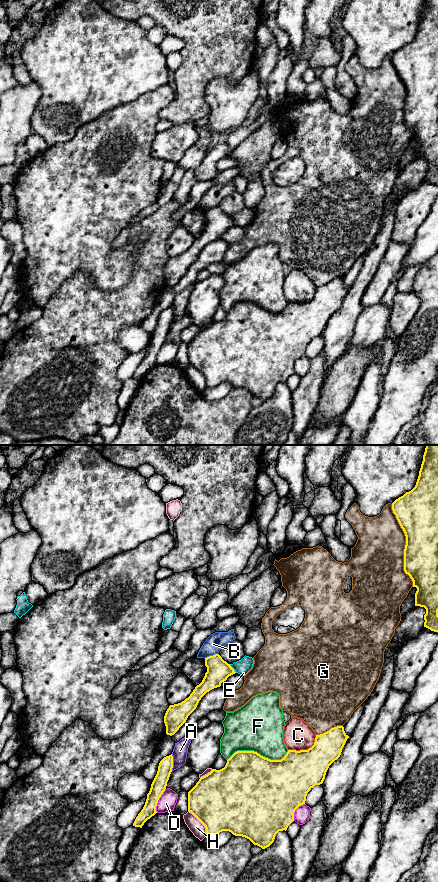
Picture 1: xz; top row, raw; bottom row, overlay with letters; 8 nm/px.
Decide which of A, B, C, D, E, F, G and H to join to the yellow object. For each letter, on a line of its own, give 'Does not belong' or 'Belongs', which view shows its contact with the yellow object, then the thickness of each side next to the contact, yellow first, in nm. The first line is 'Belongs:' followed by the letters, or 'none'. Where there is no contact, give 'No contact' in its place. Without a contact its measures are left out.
Belongs: none
A: Does not belong. Touches yellow in xz. Thickness 120 nm (yellow) against 120 nm
B: Does not belong. Touches yellow in xz. Thickness 190 nm (yellow) against 140 nm
C: Does not belong. Touches yellow in xz. Thickness 340 nm (yellow) against 240 nm
D: Does not belong. Touches yellow in xz. Thickness 120 nm (yellow) against 140 nm
E: Does not belong. Touches yellow in xz. Thickness 190 nm (yellow) against 120 nm
F: Does not belong. Touches yellow in xz. Thickness 500 nm (yellow) against 400 nm
G: Does not belong. Touches yellow in xz. Thickness 320 nm (yellow) against 420 nm
H: Does not belong. Touches yellow in xz. Thickness 500 nm (yellow) against 110 nm

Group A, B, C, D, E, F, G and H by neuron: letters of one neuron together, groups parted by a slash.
A / B / C / D / E / F / G / H

